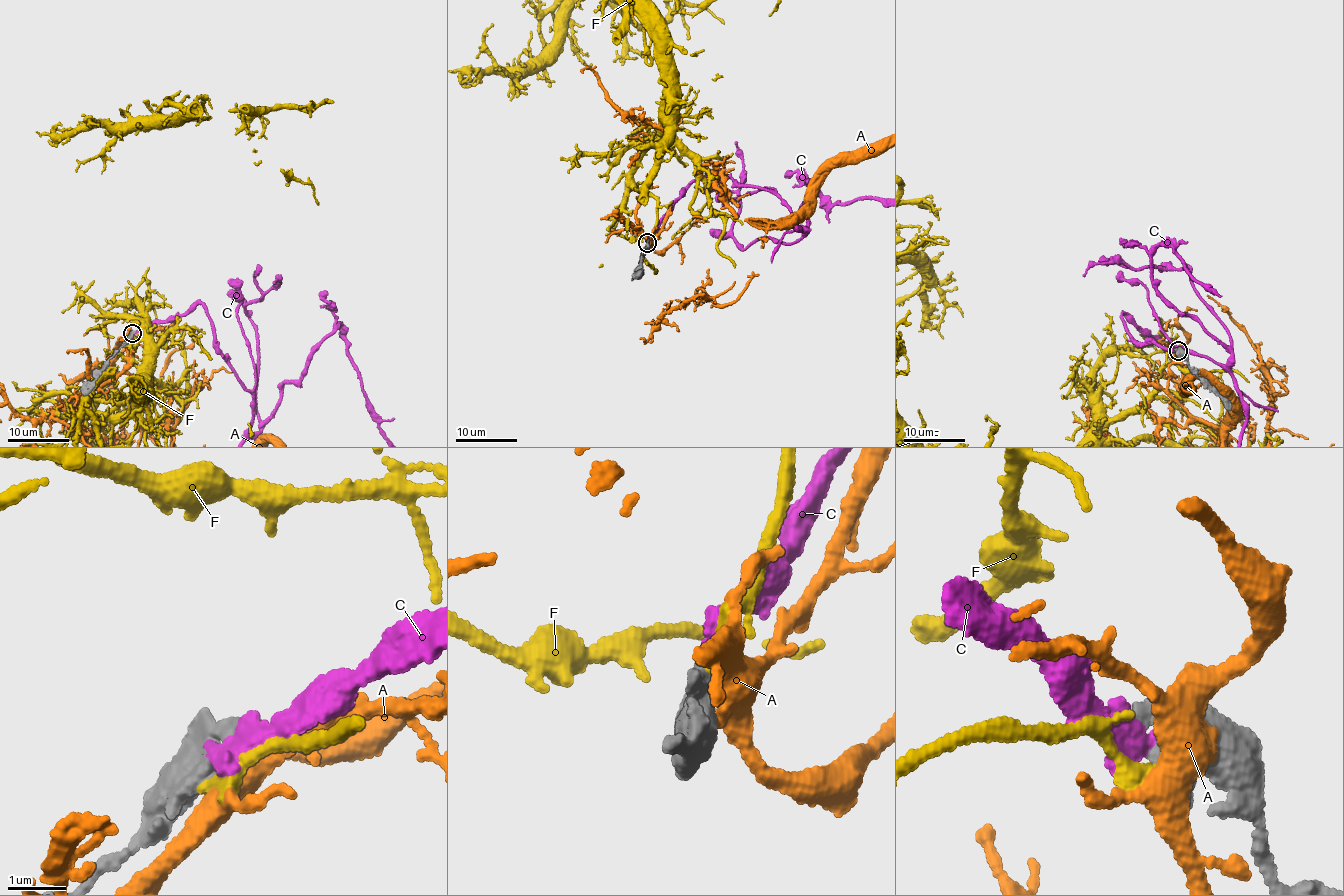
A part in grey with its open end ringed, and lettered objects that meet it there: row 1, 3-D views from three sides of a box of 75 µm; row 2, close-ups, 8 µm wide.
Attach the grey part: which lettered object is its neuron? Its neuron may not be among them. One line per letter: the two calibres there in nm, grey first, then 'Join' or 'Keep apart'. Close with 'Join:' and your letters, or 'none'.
A: Thickness 550 nm (grey) against 550 nm. Keep apart
C: Thickness 480 nm (grey) against 280 nm. Join
F: Thickness 440 nm (grey) against 190 nm. Keep apart
Join: C

